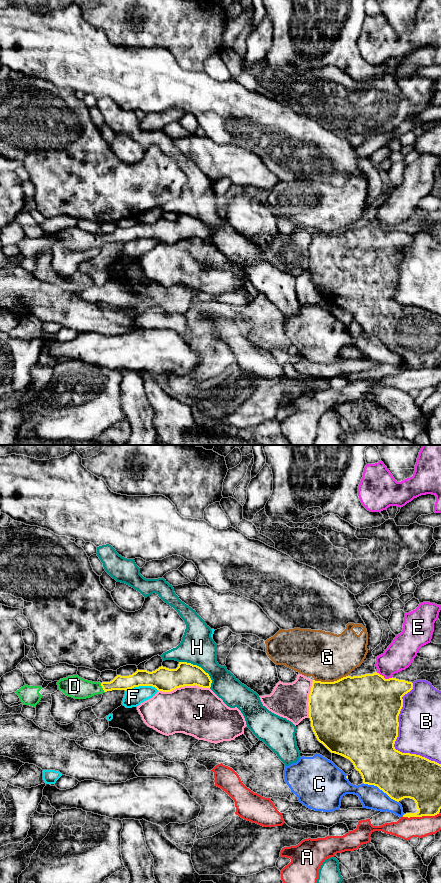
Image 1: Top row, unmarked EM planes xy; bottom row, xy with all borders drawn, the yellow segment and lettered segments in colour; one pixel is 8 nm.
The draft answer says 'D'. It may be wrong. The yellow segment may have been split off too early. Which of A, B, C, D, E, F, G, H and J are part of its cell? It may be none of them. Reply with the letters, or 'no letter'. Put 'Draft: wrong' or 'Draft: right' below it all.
D
Draft: right

